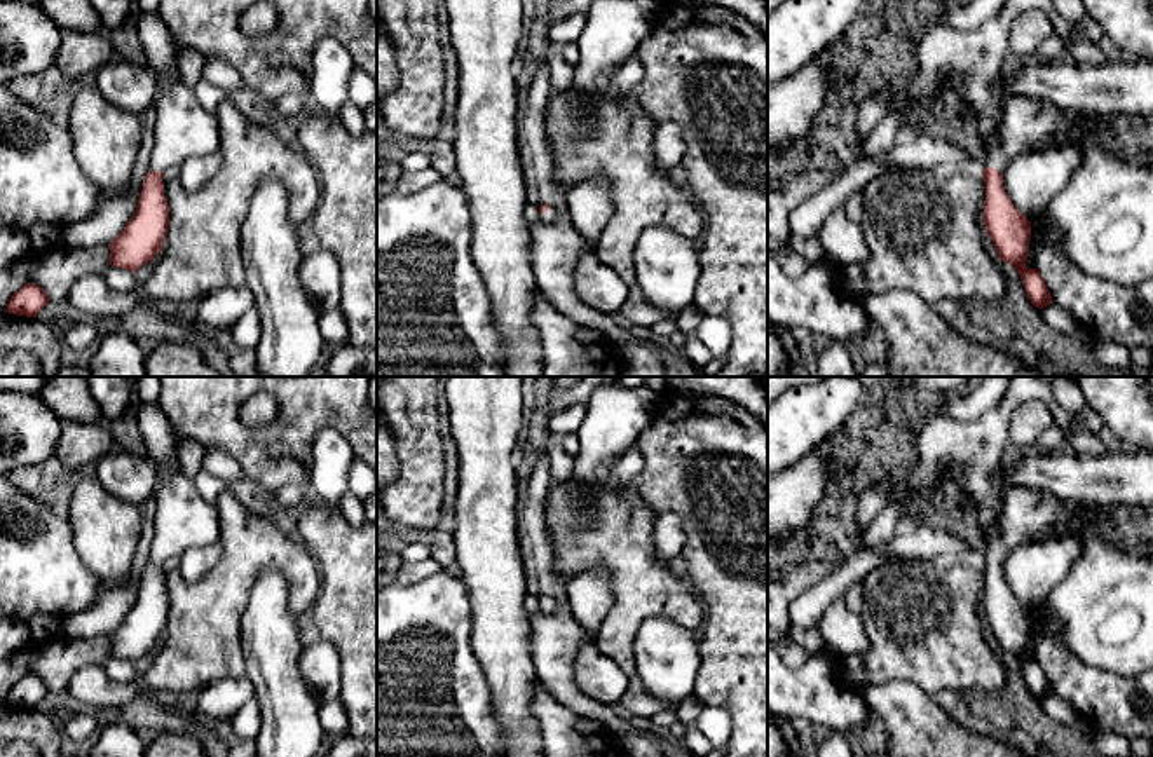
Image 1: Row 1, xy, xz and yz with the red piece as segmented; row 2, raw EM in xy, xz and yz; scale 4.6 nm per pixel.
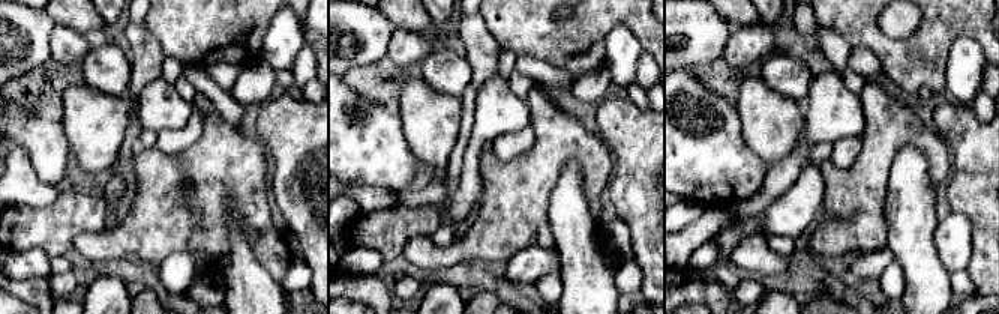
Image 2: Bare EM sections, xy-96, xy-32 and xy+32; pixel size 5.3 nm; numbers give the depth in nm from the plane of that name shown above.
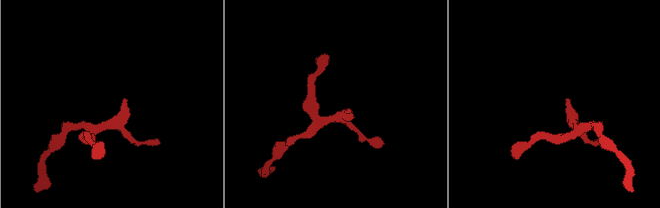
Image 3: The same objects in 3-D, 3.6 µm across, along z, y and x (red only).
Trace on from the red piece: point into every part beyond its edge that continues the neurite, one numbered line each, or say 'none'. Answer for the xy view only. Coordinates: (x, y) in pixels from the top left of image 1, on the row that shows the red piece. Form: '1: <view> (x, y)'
1: xy (184, 128)

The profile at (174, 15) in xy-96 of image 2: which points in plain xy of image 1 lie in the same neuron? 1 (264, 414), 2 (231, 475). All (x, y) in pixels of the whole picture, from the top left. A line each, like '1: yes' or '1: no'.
1: no
2: no

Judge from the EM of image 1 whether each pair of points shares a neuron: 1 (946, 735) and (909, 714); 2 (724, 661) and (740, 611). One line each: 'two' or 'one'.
1: one
2: one

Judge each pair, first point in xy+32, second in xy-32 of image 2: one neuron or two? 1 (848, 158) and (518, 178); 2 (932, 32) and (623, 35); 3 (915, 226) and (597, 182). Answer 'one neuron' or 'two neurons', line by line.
1: two neurons
2: two neurons
3: two neurons

